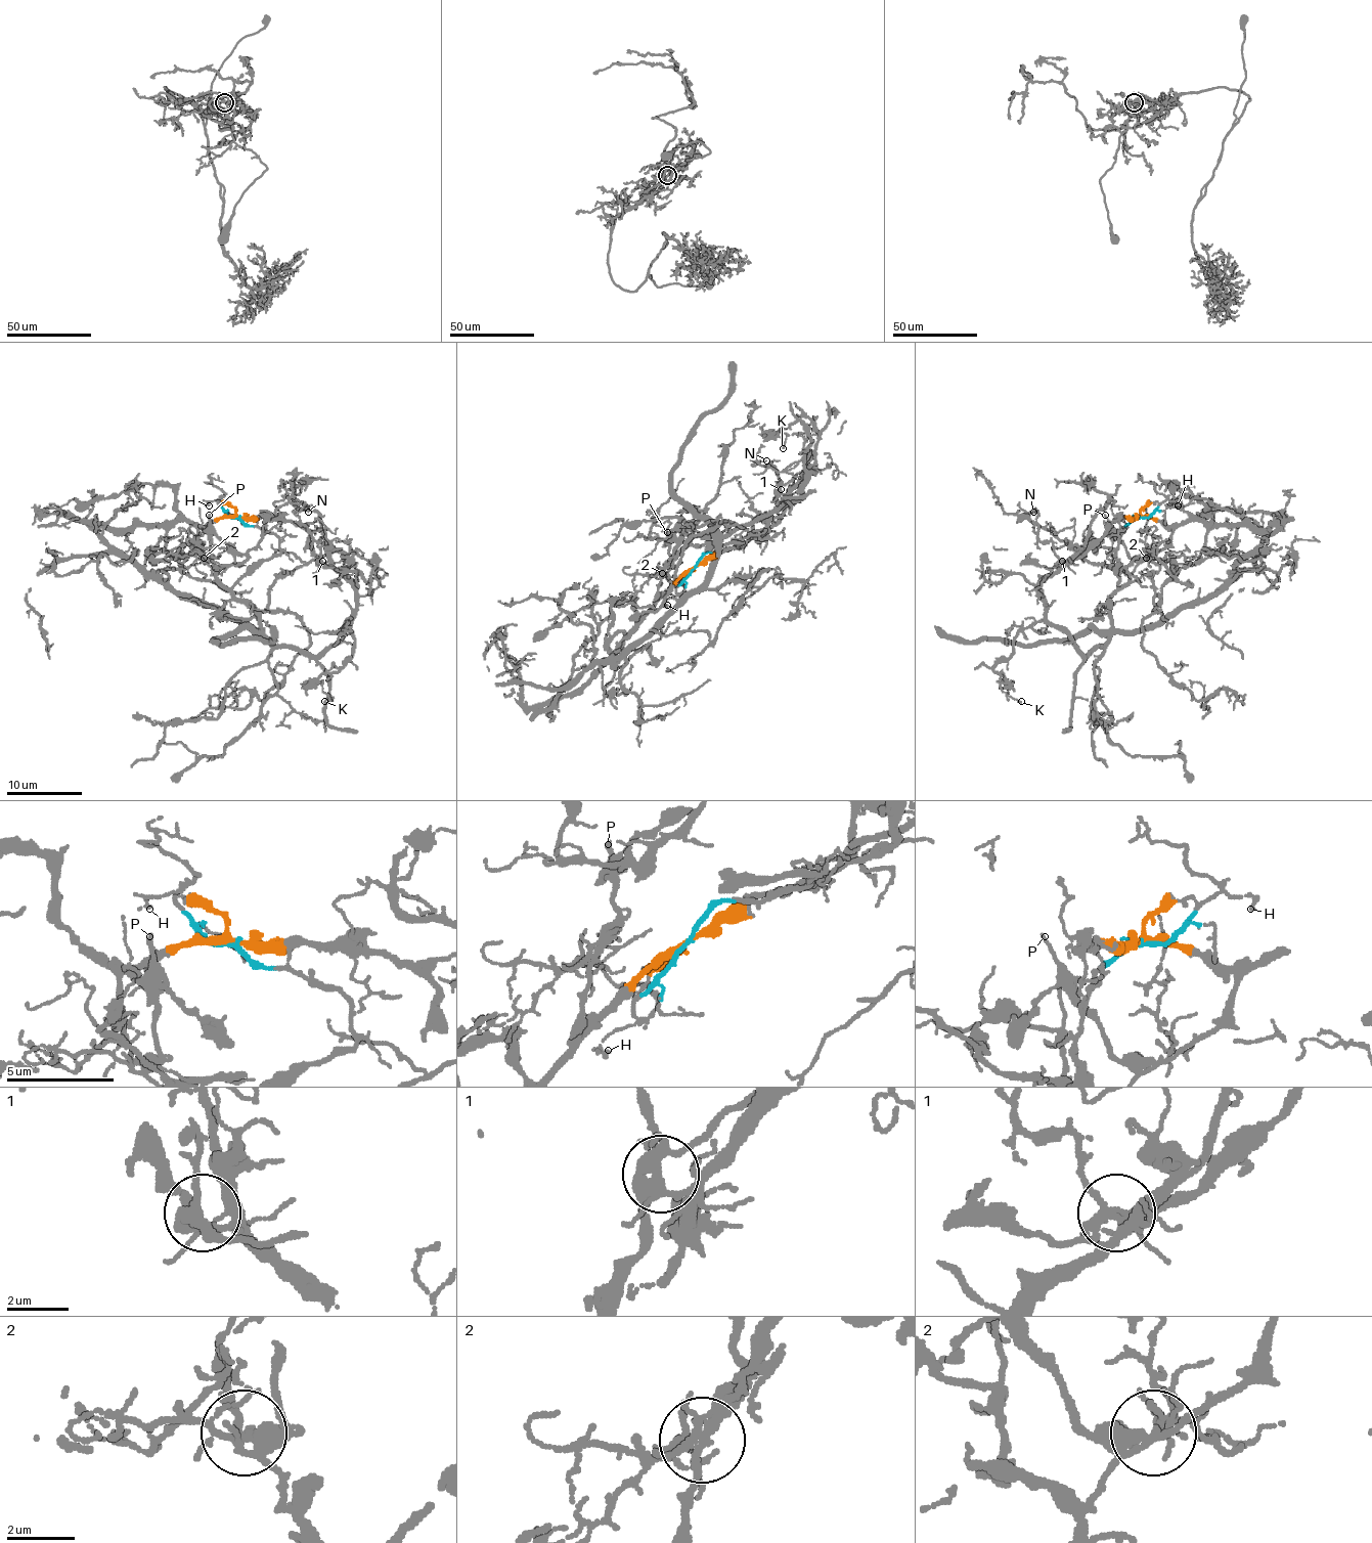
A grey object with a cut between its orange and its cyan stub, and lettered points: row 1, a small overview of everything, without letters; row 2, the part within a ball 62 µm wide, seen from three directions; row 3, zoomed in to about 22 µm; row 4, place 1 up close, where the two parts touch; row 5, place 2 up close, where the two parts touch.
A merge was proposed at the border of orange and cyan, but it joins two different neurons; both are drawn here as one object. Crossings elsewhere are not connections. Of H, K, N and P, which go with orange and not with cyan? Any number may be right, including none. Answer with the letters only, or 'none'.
P

